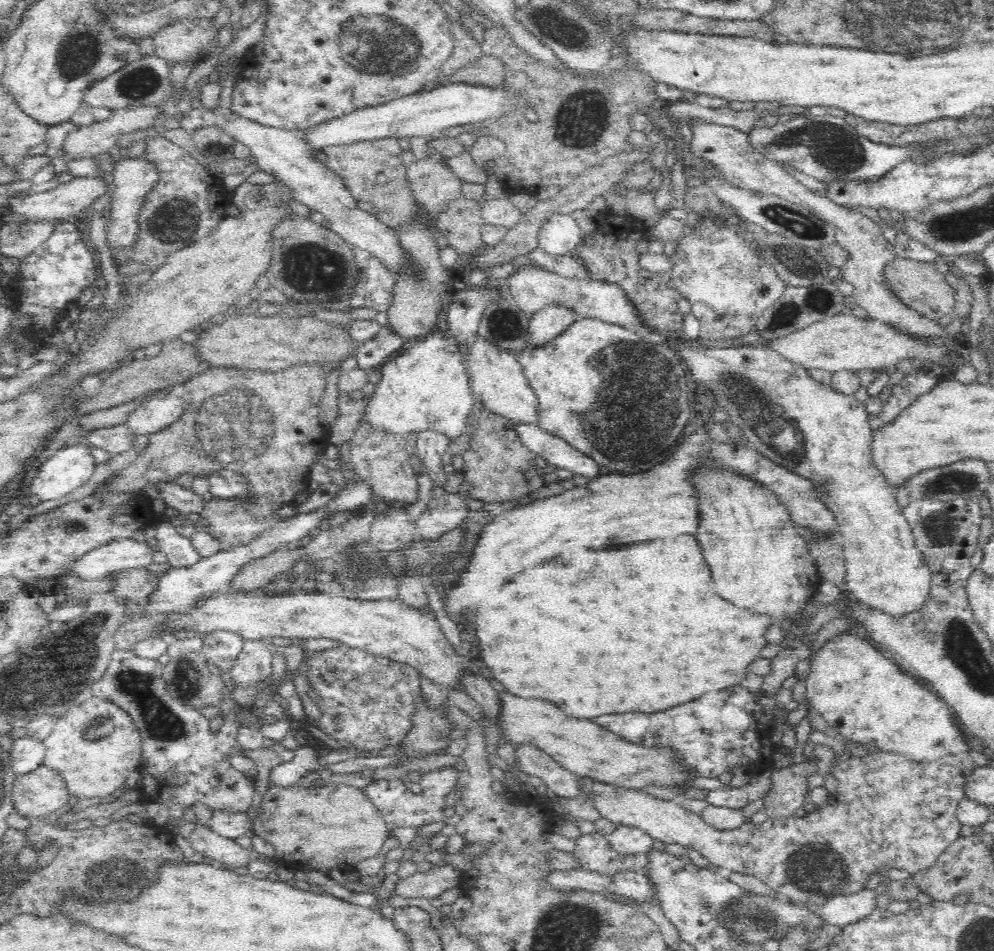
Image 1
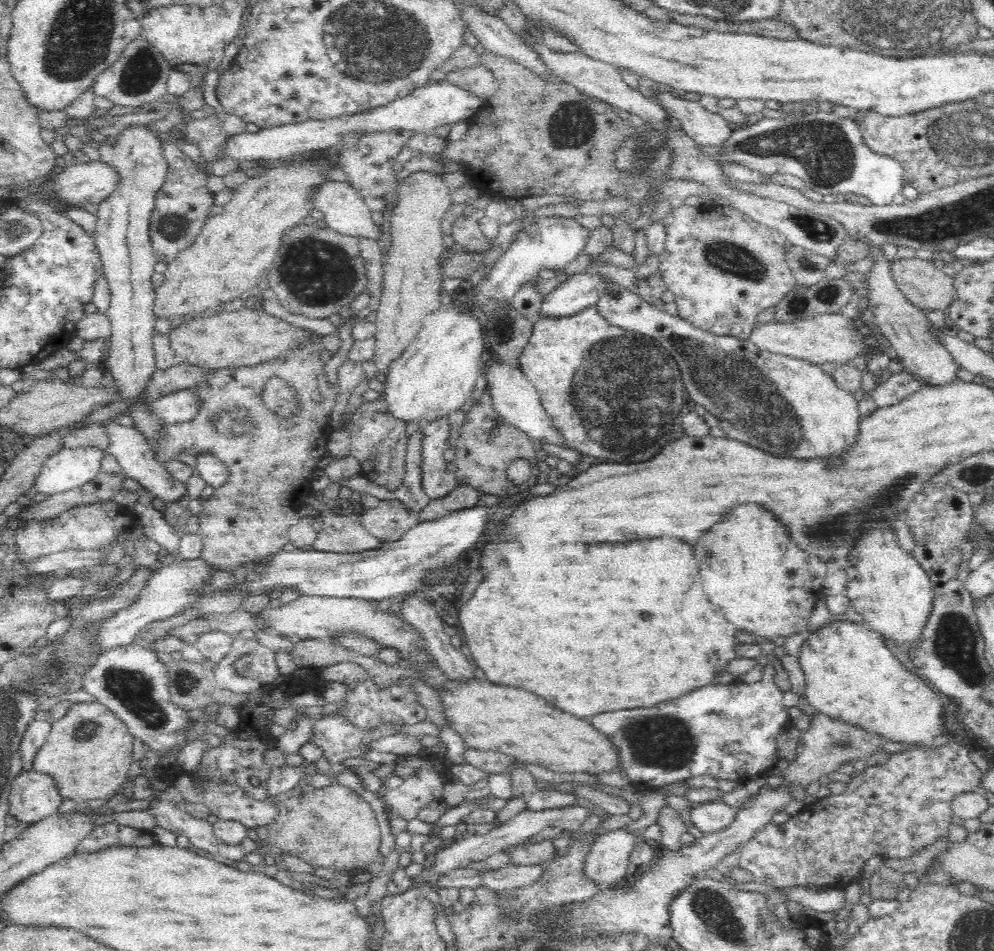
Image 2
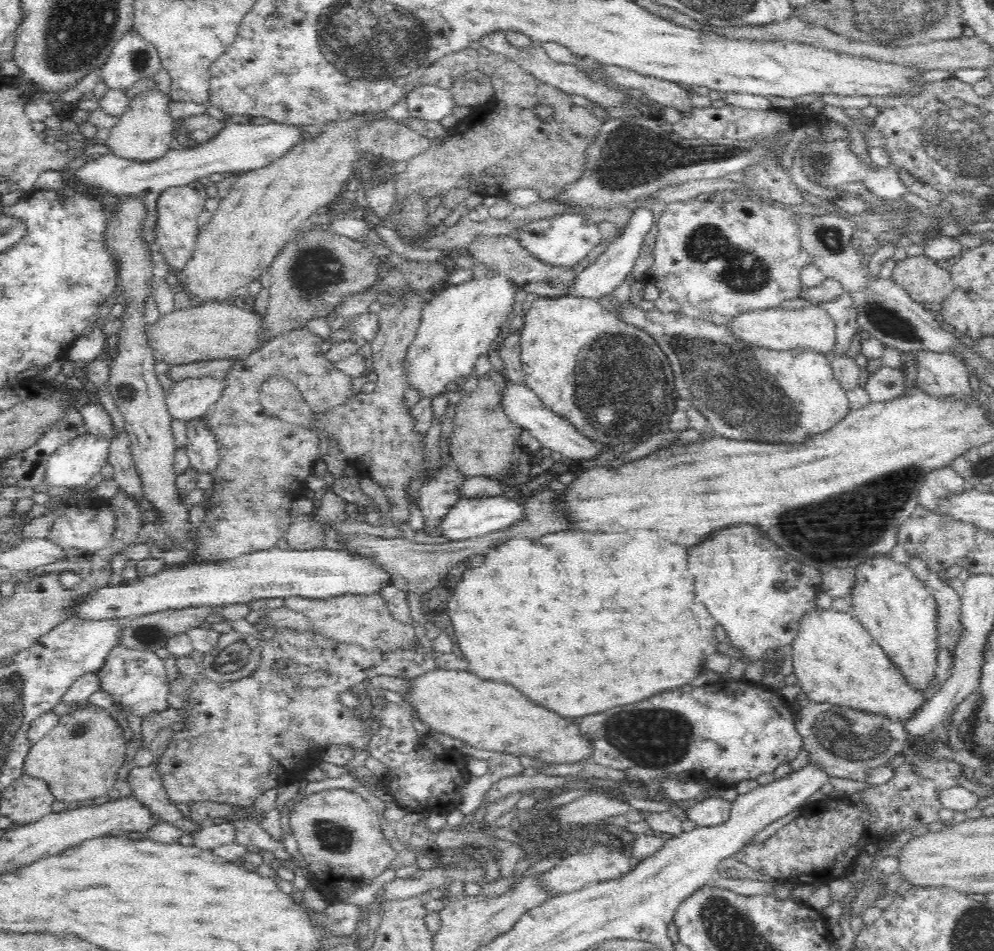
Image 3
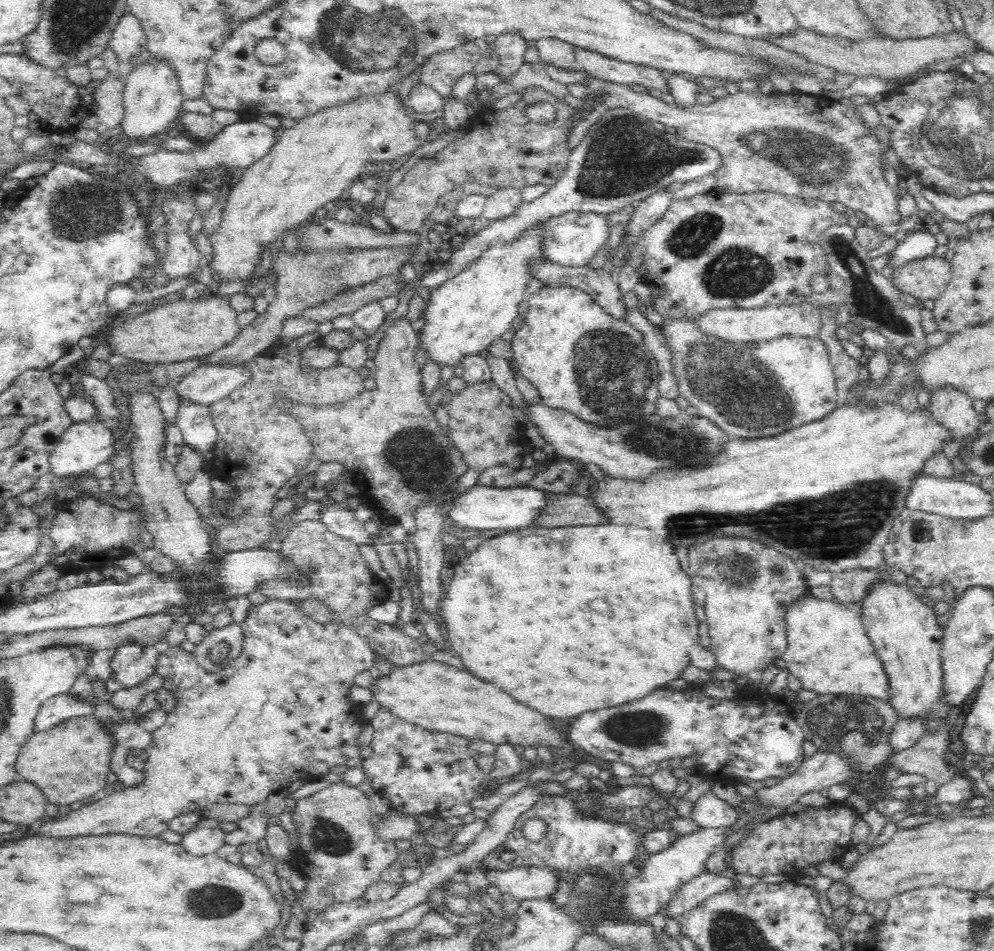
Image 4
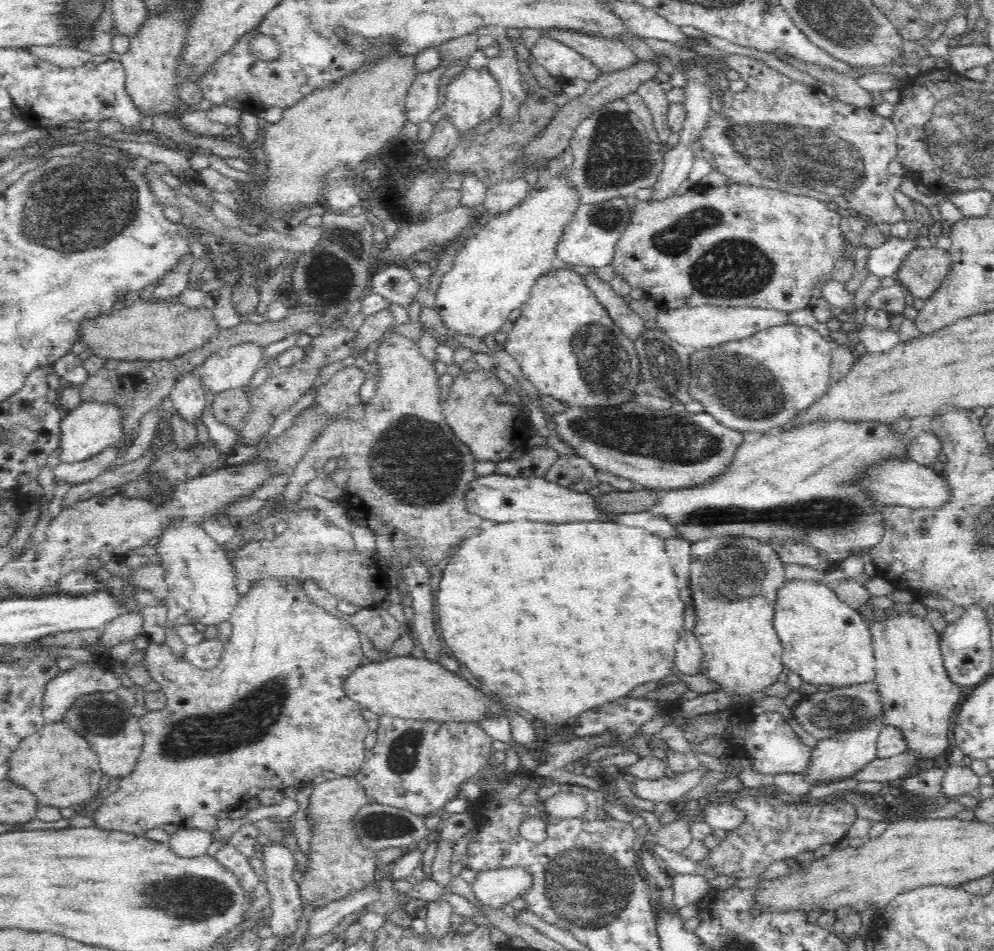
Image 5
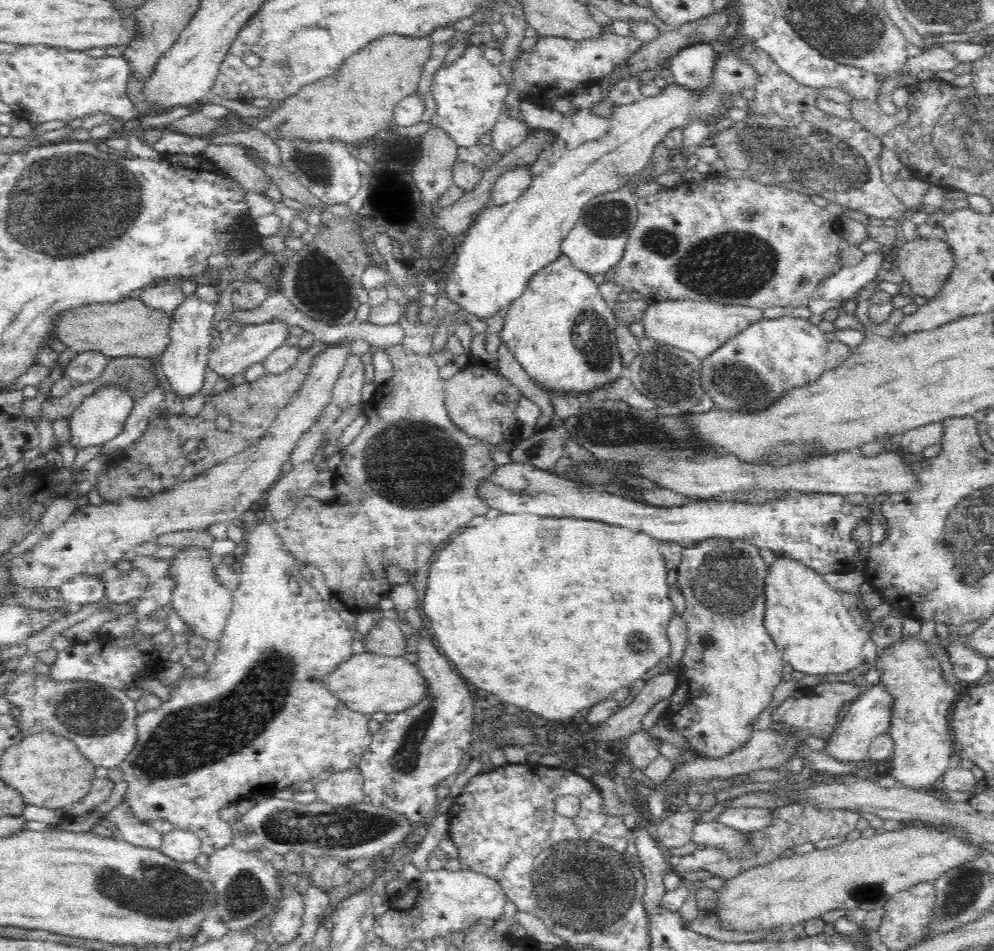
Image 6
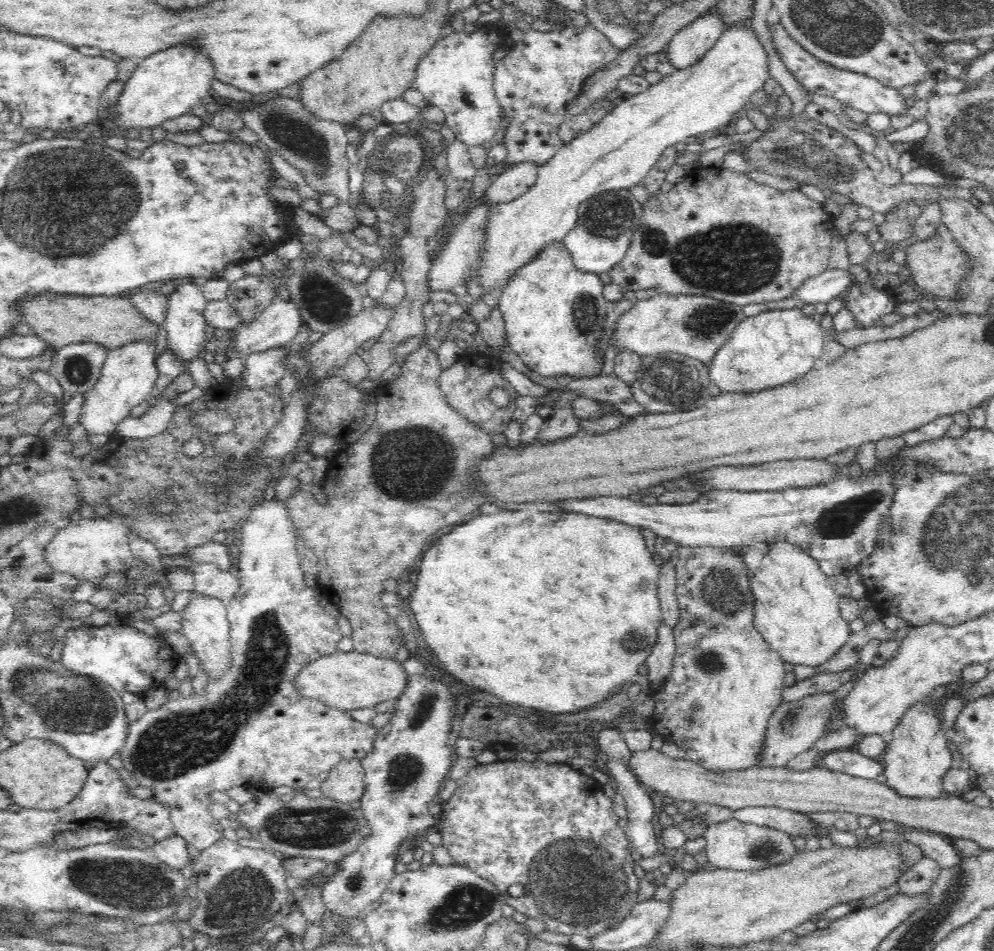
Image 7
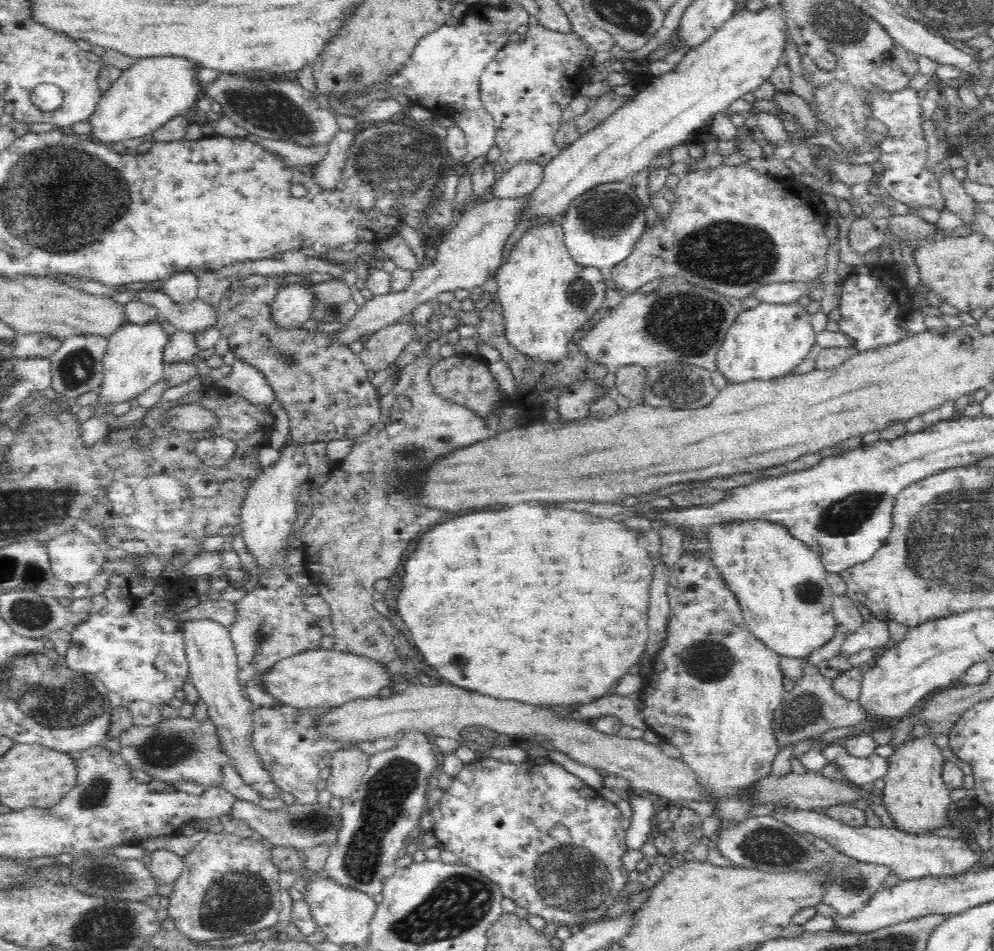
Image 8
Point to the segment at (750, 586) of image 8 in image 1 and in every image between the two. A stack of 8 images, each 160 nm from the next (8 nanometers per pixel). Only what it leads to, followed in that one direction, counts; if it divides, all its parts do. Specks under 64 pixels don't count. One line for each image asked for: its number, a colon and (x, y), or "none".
1: (867, 698)
2: (852, 674)
3: (836, 660)
4: (828, 649)
5: (825, 641)
6: (812, 627)
7: (797, 611)

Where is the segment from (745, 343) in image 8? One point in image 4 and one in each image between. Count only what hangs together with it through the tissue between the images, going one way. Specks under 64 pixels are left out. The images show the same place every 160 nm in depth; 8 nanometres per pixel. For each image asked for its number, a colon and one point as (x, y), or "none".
4: (749, 391)
5: (756, 386)
6: (752, 371)
7: (776, 347)

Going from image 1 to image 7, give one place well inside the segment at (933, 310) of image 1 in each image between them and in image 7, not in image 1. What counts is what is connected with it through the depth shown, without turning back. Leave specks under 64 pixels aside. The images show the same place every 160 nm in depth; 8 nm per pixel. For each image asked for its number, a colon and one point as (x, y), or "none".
2: (927, 287)
3: (925, 280)
4: (926, 278)
5: (924, 270)
6: (925, 264)
7: (937, 266)

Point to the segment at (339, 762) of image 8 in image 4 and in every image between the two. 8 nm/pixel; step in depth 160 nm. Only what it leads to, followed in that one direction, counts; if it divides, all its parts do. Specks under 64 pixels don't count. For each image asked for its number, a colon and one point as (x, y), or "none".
4: (344, 855)
5: (339, 863)
6: (345, 788)
7: (344, 784)

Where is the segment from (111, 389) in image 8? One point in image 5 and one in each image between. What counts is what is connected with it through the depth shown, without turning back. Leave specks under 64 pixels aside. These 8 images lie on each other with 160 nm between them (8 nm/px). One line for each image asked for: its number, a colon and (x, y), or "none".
5: (91, 429)
6: (99, 419)
7: (128, 376)

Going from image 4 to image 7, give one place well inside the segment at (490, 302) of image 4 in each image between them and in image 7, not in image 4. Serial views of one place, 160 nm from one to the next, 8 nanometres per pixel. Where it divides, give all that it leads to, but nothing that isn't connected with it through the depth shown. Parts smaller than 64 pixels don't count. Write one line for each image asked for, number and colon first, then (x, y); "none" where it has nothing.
5: (493, 272)
6: (507, 245)
7: (622, 148)

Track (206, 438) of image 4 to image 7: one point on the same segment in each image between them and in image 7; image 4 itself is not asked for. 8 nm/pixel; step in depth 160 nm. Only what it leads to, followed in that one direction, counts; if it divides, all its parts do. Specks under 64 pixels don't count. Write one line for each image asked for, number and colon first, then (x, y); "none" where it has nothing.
5: (188, 397)
6: (184, 363)
7: (185, 326)

